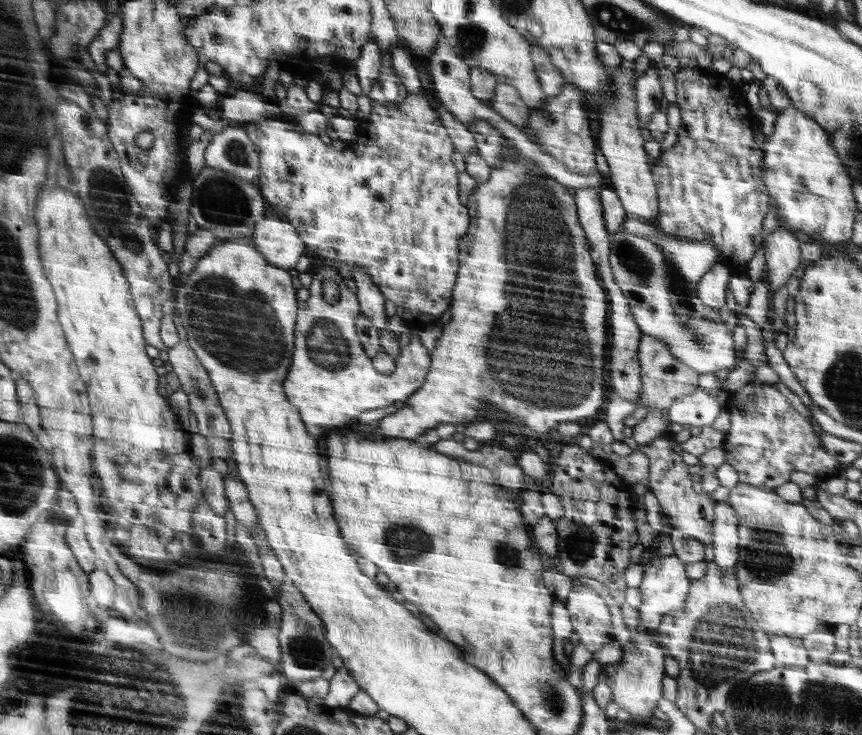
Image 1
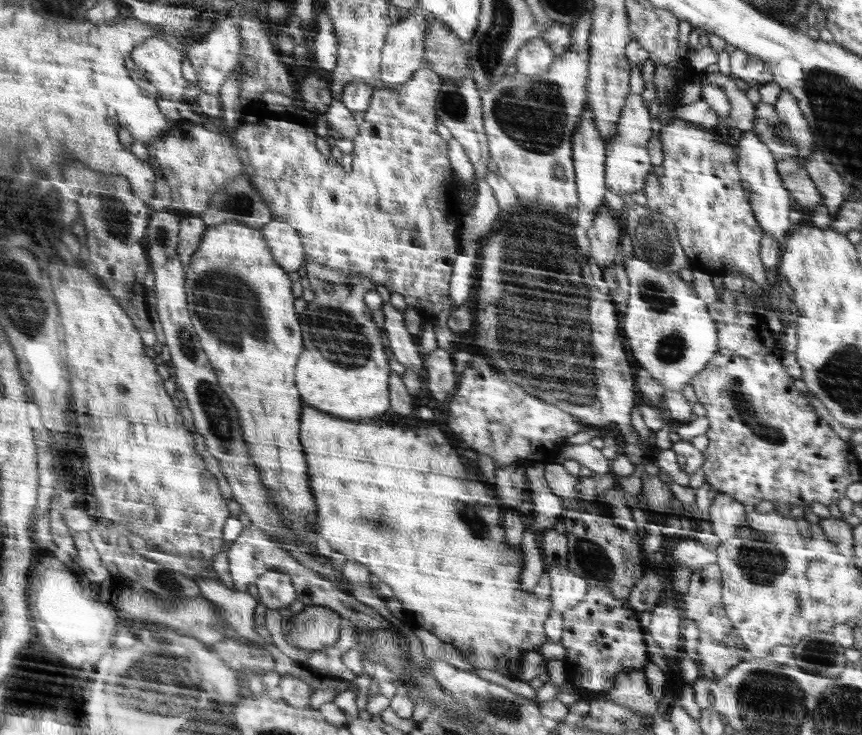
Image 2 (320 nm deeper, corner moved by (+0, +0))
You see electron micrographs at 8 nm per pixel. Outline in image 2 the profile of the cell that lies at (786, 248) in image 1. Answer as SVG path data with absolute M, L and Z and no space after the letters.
M751 130L743 132L737 145L740 160L738 167L742 174L742 183L750 198L751 209L755 220L763 228L763 234L774 238L778 246L782 247L784 234L790 230L790 195L782 176L779 174L779 165L770 149Z

